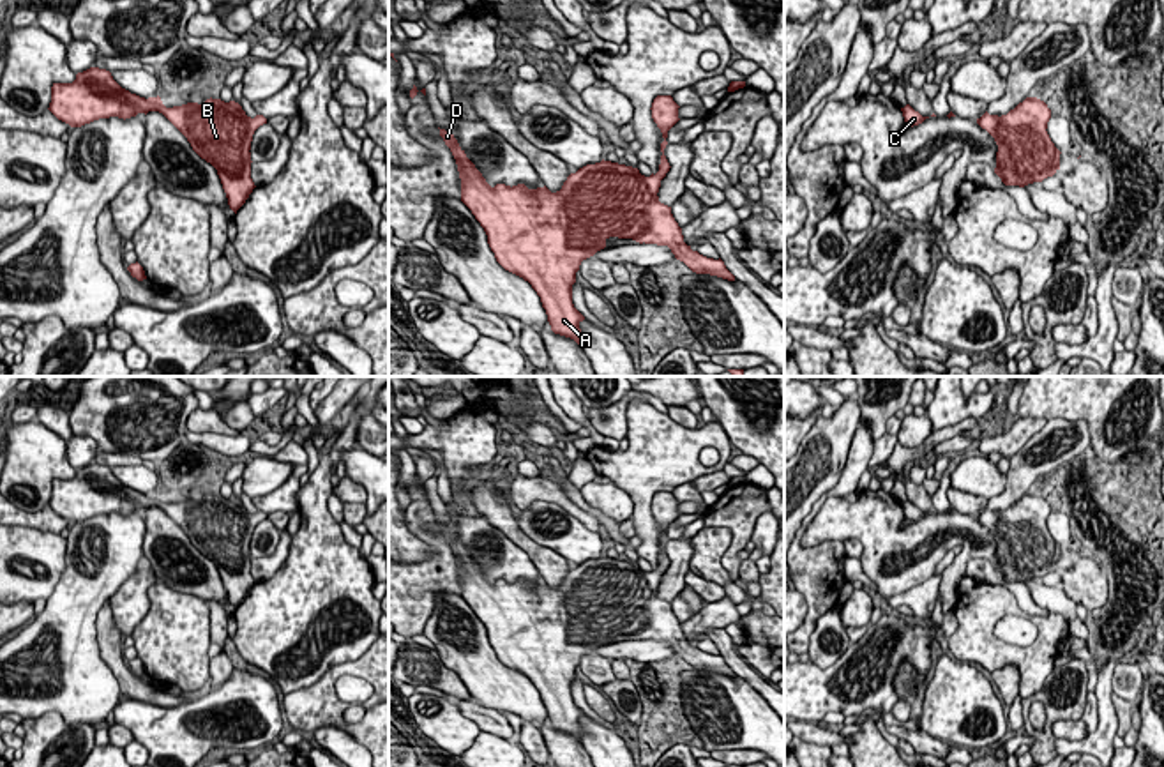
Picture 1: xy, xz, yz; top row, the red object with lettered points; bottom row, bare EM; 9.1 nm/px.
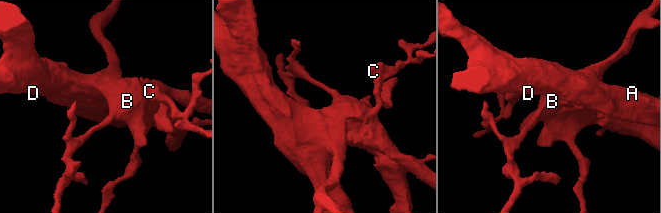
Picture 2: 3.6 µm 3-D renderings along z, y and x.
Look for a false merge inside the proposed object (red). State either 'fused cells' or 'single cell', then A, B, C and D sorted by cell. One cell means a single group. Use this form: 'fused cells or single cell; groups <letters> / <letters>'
single cell; groups A B C D

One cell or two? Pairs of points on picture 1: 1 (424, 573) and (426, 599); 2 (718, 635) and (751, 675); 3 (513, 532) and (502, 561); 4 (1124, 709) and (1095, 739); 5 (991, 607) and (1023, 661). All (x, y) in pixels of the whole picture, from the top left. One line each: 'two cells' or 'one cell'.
1: one cell
2: one cell
3: two cells
4: two cells
5: one cell

